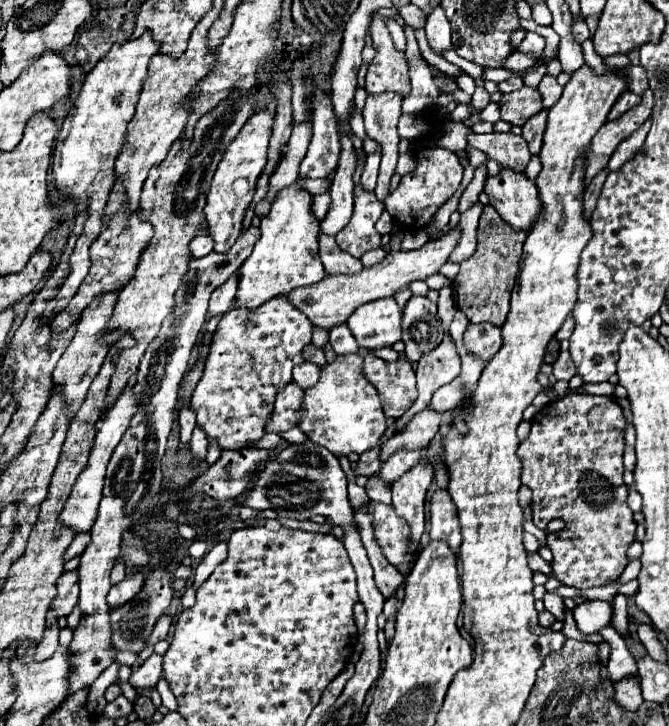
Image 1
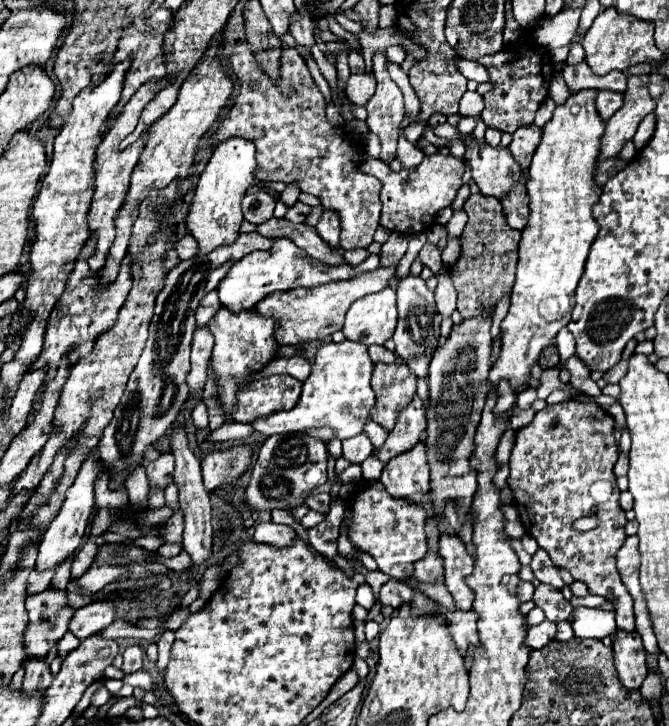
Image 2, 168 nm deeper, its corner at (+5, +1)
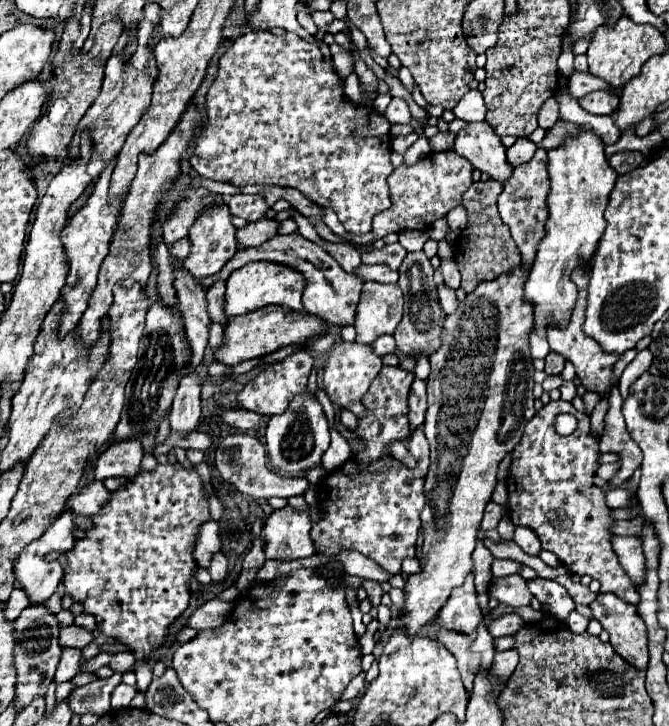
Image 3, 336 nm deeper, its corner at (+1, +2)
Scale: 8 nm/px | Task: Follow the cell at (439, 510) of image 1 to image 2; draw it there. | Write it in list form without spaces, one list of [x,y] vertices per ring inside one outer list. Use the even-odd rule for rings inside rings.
[[[442,534],[440,536],[440,556],[444,558],[444,578],[446,588],[452,594],[458,610],[472,610],[472,590],[466,584],[466,576],[472,574],[472,556],[460,538]]]

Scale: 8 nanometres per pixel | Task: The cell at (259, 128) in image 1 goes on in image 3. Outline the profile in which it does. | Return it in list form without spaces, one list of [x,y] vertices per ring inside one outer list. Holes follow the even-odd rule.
[[[226,203],[204,207],[204,211],[200,211],[194,225],[190,227],[188,239],[192,243],[192,251],[190,251],[188,259],[184,259],[184,267],[194,275],[194,279],[202,279],[202,277],[214,275],[214,271],[220,271],[224,267],[224,263],[238,251],[236,227],[232,225],[230,207]]]

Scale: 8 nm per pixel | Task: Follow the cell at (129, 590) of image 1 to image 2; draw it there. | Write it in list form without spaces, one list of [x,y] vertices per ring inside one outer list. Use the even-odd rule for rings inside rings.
[[[108,598],[108,600],[102,600],[102,602],[92,602],[92,604],[88,604],[88,606],[74,612],[68,630],[76,638],[84,640],[84,638],[100,632],[108,624],[112,624],[114,614],[116,614],[114,600]]]

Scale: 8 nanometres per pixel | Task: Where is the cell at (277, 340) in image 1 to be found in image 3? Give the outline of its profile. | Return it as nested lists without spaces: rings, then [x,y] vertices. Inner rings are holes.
[[[224,281],[214,283],[208,291],[206,291],[206,301],[208,301],[208,313],[210,319],[220,323],[222,327],[228,325],[228,317],[224,313]]]

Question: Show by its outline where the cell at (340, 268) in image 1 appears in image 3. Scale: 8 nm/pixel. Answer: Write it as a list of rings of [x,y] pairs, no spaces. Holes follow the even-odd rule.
[[[264,217],[264,219],[258,219],[256,223],[248,223],[244,229],[238,229],[236,239],[240,247],[256,247],[272,239],[274,235],[278,235],[278,227],[280,227],[280,221]]]

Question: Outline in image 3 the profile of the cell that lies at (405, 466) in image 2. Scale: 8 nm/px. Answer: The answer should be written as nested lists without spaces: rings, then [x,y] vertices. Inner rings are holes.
[[[418,427],[414,431],[414,435],[408,439],[408,451],[416,459],[418,473],[426,475],[428,473],[428,465],[430,465],[430,449],[428,449],[428,441],[424,437],[422,427]]]

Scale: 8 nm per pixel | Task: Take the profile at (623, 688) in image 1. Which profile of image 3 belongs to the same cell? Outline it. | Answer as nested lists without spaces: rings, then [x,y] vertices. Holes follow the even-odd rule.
[[[600,593],[590,605],[592,617],[610,633],[610,643],[618,655],[632,667],[646,671],[648,667],[648,631],[636,613],[636,607],[616,599],[616,595]]]

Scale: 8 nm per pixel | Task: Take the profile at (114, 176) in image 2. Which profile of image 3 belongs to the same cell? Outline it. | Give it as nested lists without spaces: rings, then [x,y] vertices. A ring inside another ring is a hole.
[[[116,159],[108,161],[106,167],[102,169],[98,181],[94,183],[92,195],[86,199],[86,203],[72,215],[72,219],[68,221],[68,227],[64,227],[64,249],[68,251],[68,263],[70,263],[70,273],[62,291],[62,297],[66,301],[64,311],[62,311],[62,321],[60,321],[60,333],[64,335],[64,331],[70,331],[74,325],[78,325],[80,315],[84,313],[84,309],[88,307],[88,299],[92,295],[92,291],[96,289],[98,283],[98,273],[100,273],[100,265],[104,261],[104,257],[108,255],[108,245],[110,245],[110,237],[112,231],[118,223],[118,215],[120,215],[120,199],[110,199],[108,197],[108,187],[110,187],[110,175],[112,169],[116,165]]]

